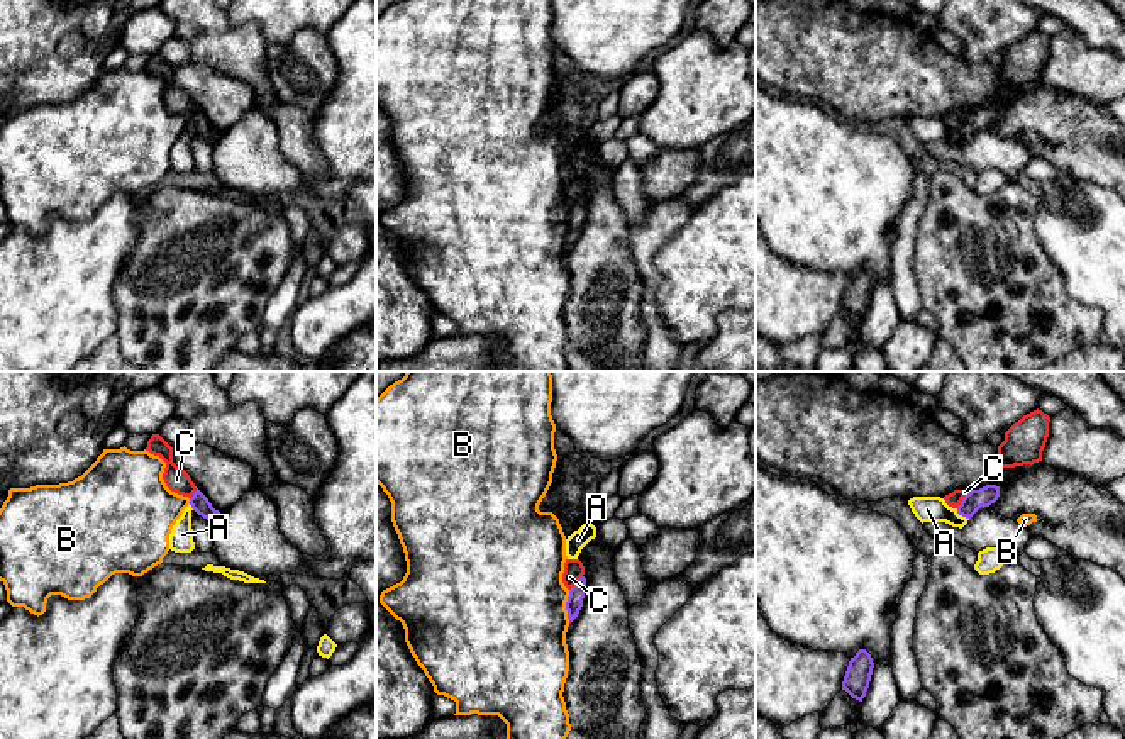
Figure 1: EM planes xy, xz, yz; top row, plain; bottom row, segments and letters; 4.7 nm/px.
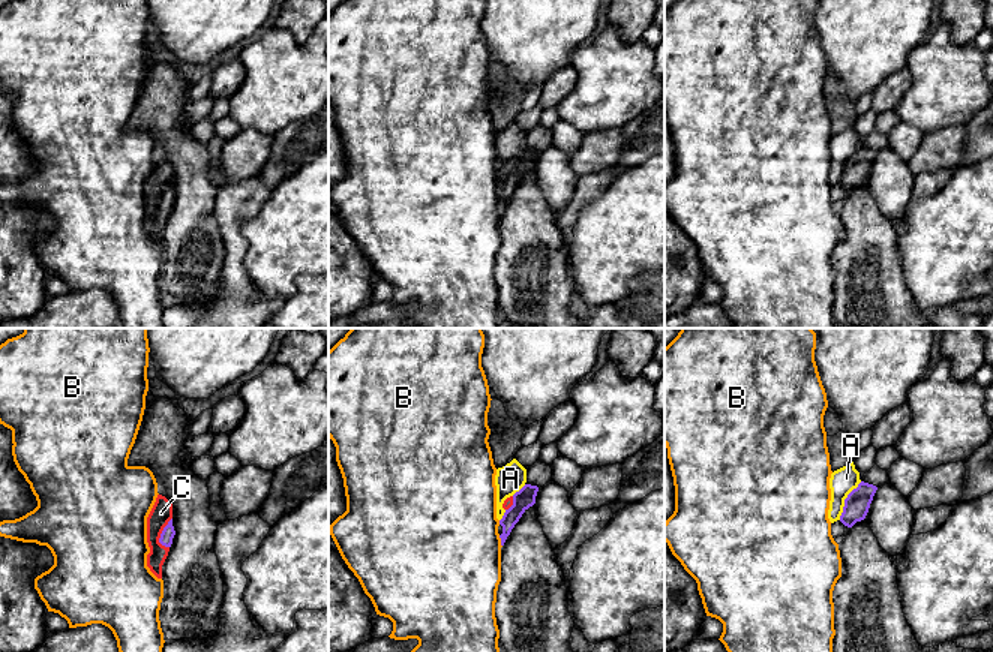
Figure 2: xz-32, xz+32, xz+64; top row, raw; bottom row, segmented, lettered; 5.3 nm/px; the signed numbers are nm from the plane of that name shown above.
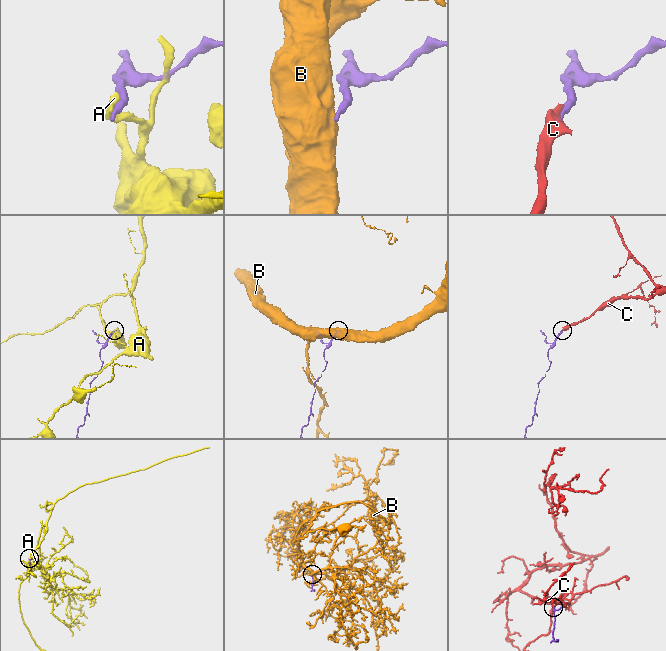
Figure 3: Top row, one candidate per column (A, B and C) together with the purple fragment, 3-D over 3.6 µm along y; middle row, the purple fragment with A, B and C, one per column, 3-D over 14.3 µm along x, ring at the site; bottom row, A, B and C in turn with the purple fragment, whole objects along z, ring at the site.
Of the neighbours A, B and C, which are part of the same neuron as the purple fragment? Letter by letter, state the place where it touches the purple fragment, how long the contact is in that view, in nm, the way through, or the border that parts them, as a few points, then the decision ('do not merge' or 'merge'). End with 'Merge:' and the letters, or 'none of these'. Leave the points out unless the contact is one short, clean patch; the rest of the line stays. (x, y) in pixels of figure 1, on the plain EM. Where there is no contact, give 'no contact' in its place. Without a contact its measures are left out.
A: yz (961, 134) | 80 nm | along yz (956, 129), (968, 139) | do not merge
B: xz (566, 226) | 140 nm | along xz (570, 211), (566, 222), (568, 239) | do not merge
C: yz (963, 119) | 120 nm | across yz (986, 116), (963, 119), (954, 119) | merge
Merge: C

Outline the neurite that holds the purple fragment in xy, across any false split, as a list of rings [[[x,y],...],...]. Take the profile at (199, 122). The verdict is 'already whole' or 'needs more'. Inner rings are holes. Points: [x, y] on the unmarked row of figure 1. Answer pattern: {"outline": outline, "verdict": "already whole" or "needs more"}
{"outline": [[[152,54],[146,71],[159,76],[166,83],[163,93],[166,107],[178,115],[188,117],[191,129],[198,136],[217,144],[222,134],[215,131],[208,119],[195,107],[190,95],[173,83],[173,68],[159,54]]], "verdict": "needs more"}

